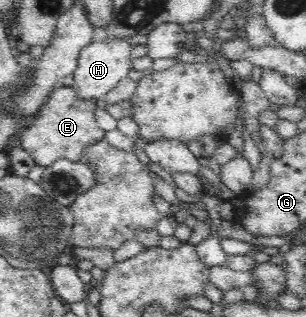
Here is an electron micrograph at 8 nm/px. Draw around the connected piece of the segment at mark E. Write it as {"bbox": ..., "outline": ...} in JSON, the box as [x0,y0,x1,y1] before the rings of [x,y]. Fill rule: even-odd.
{"bbox":[16,84,106,168],"outline":[[[60,84],[50,93],[37,115],[19,131],[16,142],[33,157],[35,163],[45,168],[61,158],[79,162],[87,145],[105,137],[106,131],[97,125],[95,118],[97,101],[98,99],[79,98],[73,86]]]}

